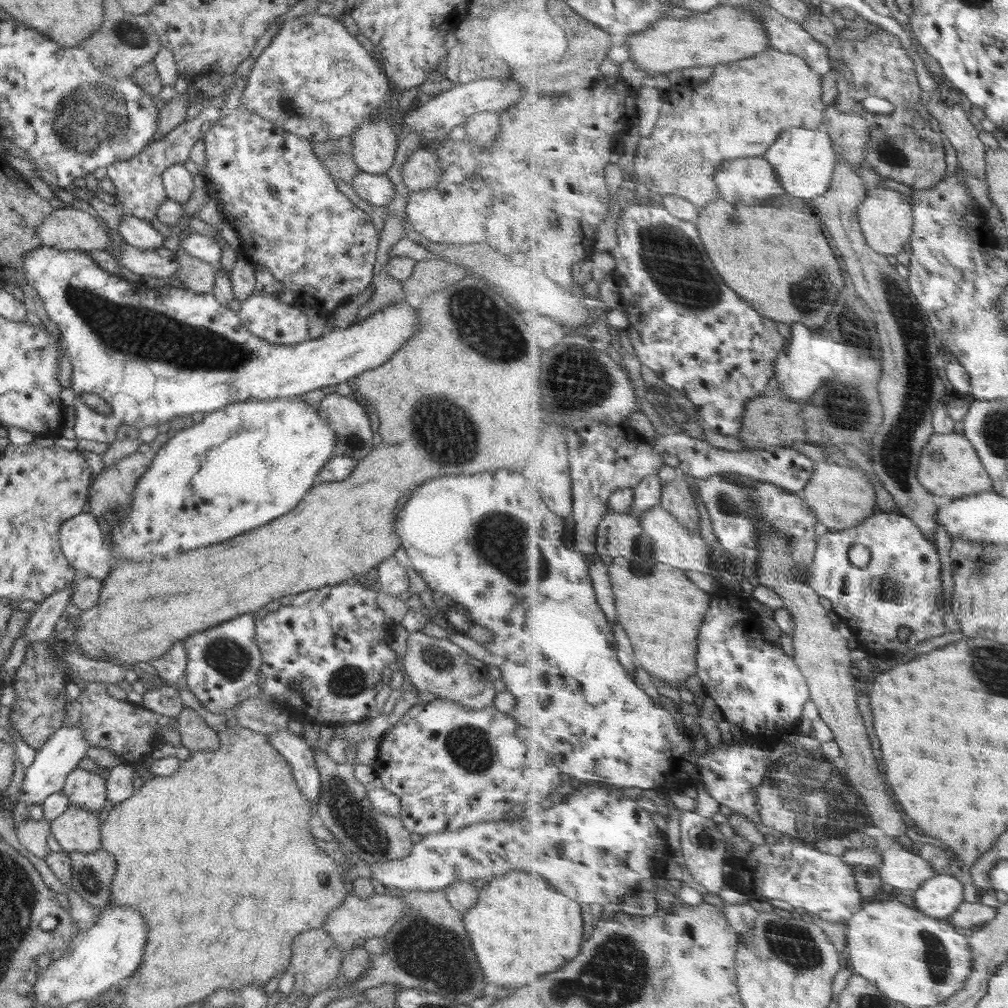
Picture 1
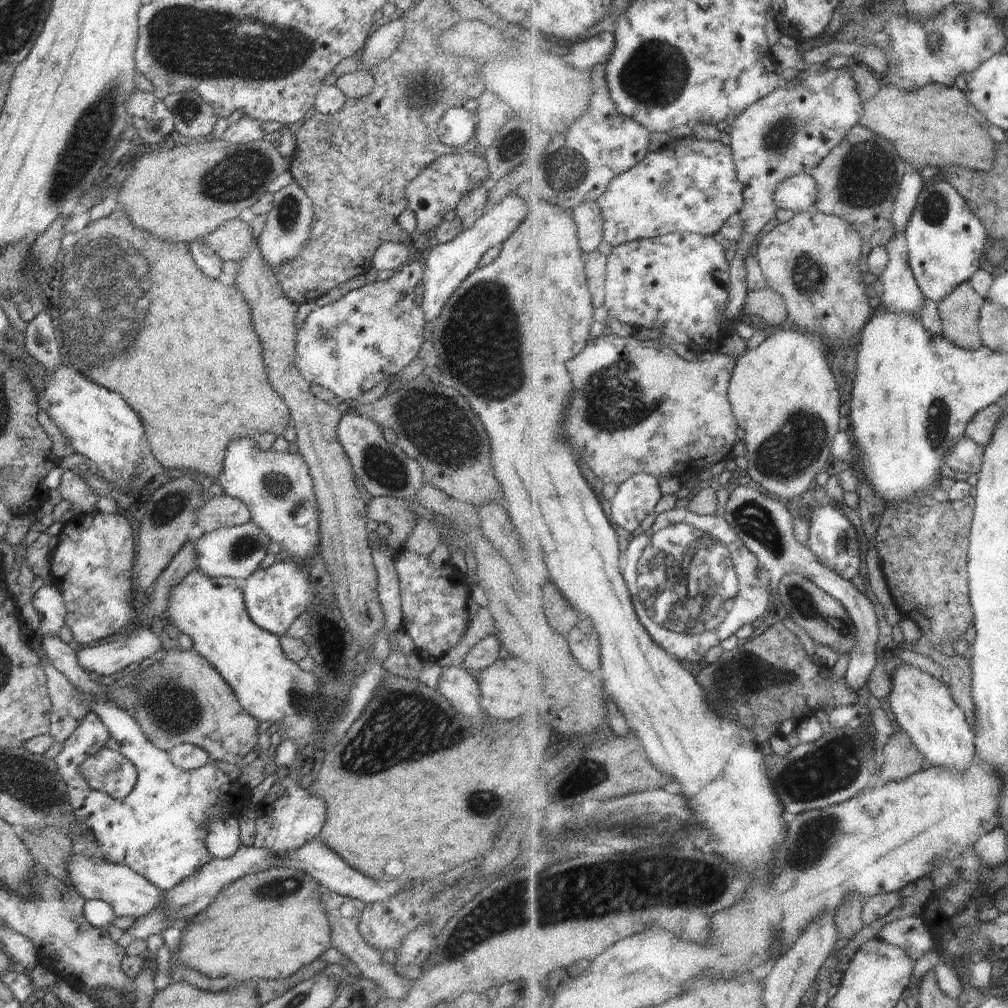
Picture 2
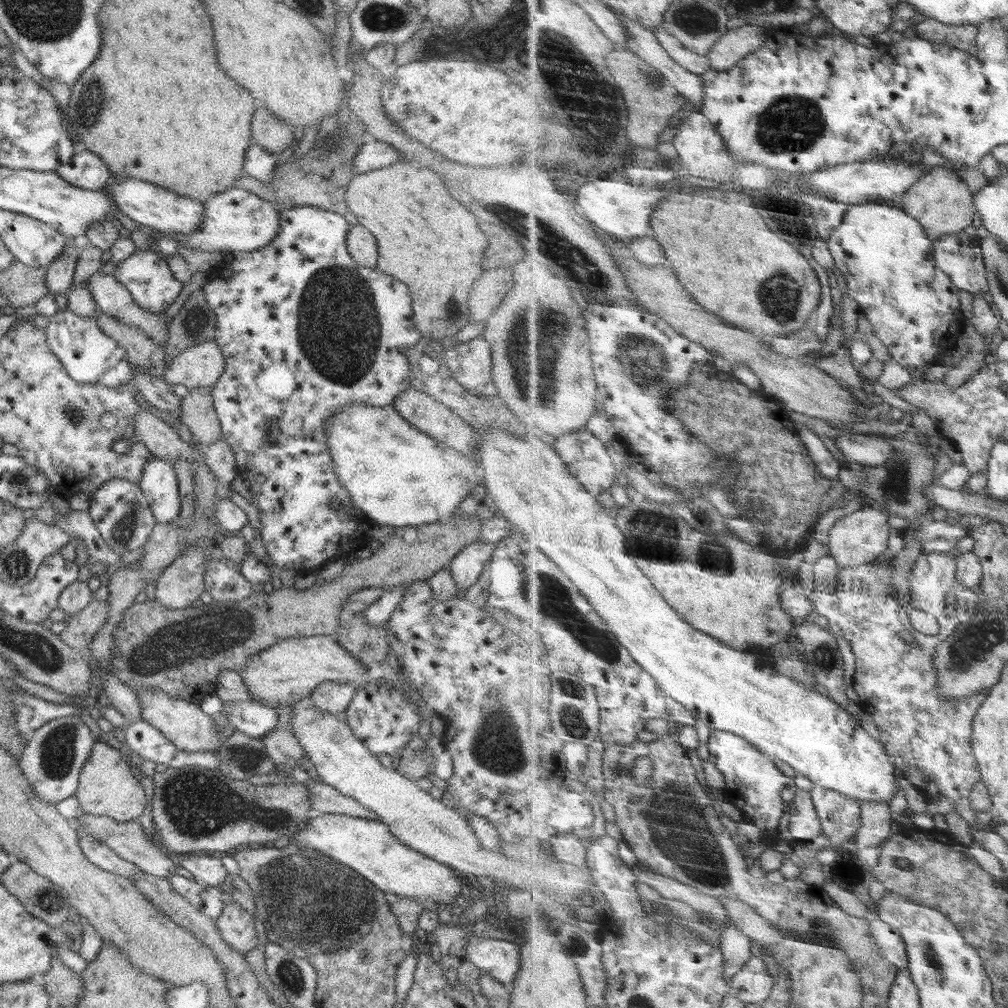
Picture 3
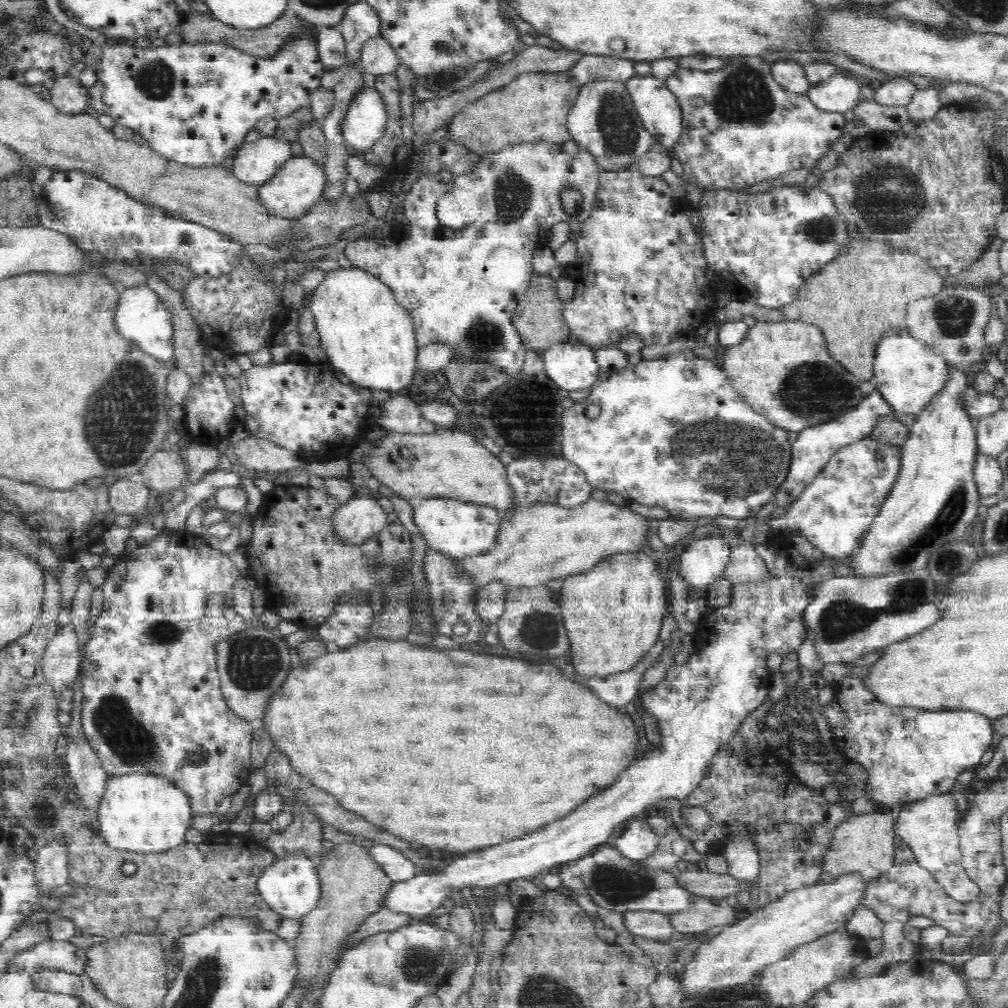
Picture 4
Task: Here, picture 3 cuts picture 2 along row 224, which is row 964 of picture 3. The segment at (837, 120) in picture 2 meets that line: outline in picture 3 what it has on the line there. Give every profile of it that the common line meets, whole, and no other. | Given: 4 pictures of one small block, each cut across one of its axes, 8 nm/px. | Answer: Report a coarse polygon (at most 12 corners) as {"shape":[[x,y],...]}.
{"shape":[[752,957],[733,978],[733,994],[762,1004],[776,981],[763,960]]}

